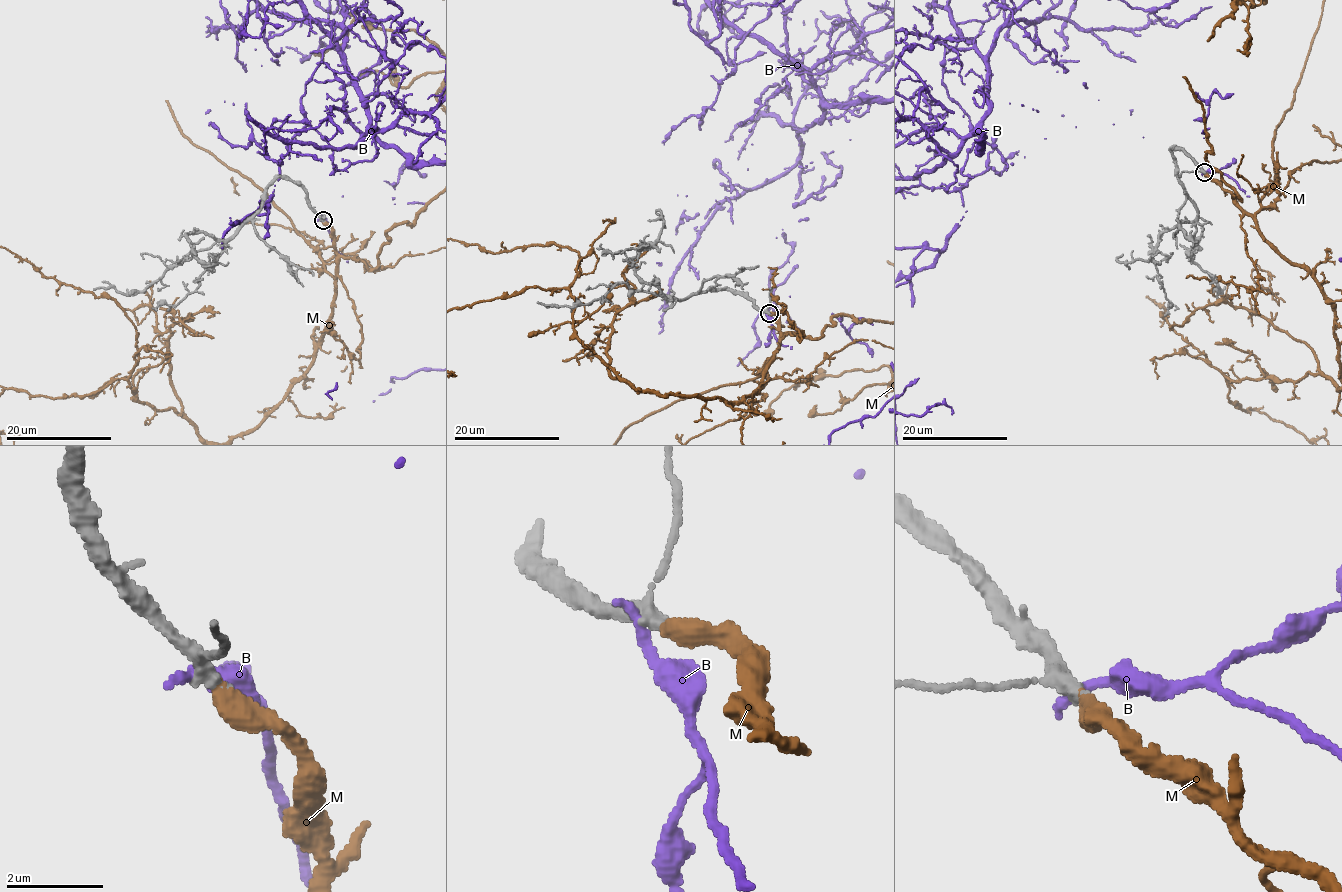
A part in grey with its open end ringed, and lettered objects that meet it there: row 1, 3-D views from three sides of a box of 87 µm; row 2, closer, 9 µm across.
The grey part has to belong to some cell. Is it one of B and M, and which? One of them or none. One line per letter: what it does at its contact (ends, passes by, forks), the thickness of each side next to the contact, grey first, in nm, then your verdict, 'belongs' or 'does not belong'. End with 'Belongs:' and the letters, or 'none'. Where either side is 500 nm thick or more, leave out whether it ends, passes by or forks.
B: it ends; calibres 280 and 260 nm; does not belong
M: it ends; calibres 240 and 440 nm; belongs
Belongs: M

